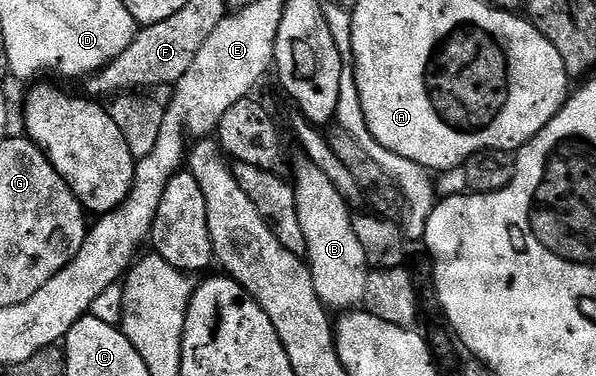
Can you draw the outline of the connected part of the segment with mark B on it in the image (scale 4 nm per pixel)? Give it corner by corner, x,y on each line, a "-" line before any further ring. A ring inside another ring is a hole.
299,156
295,162
293,187
297,220
301,220
301,232
305,232
305,261
311,268
313,288
317,288
317,296
328,311
350,311
362,303
369,273
365,252
353,232
352,207
333,188
333,180
305,156

